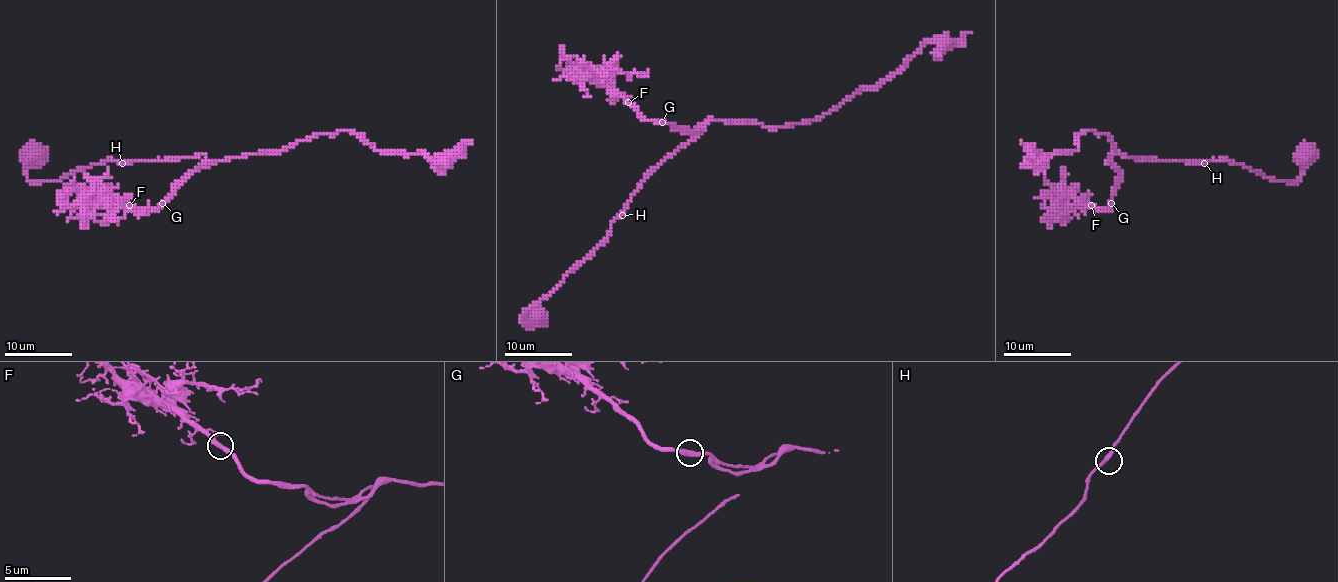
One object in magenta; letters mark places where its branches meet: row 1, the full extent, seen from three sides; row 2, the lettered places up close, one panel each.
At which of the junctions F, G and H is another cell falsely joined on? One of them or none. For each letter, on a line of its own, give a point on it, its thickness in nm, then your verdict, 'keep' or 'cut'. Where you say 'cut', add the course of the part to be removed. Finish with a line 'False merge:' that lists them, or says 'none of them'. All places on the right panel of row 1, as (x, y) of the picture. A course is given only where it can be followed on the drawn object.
F: place (1091, 205); calibre 360 nm; keep
G: place (1111, 203); calibre 360 nm; keep
H: place (1204, 163); calibre 340 nm; keep
False merge: none of them

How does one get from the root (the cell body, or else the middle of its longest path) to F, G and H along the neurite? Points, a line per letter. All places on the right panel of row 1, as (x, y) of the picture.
F: (1109, 161), (1118, 170), (1118, 183), (1111, 193), (1109, 209), (1098, 210), (1091, 205)
G: (1109, 161), (1118, 170), (1118, 183), (1111, 195), (1111, 204)
H: (1109, 161), (1120, 153), (1131, 158), (1204, 163)

